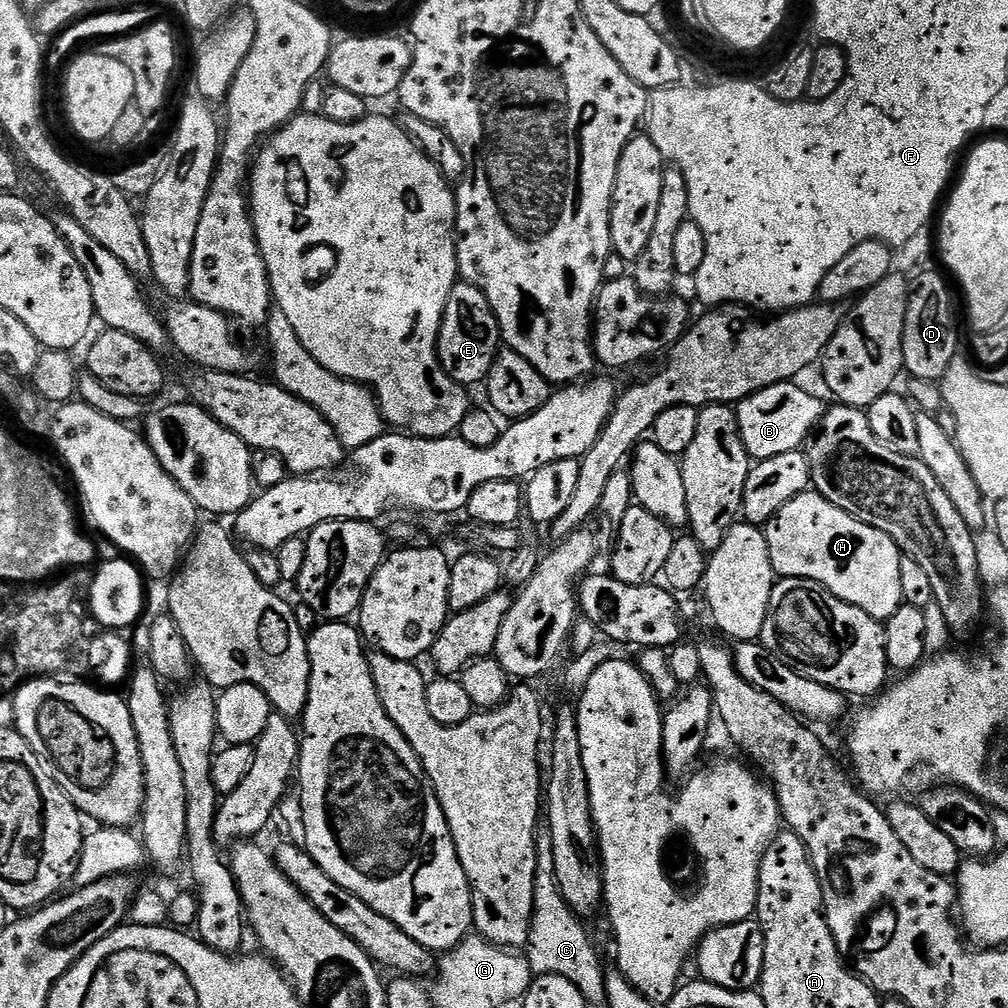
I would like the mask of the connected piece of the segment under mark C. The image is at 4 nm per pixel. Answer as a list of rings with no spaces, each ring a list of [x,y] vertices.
[[[538,826],[535,830],[536,870],[534,884],[534,910],[532,911],[531,930],[528,933],[526,959],[535,975],[562,975],[574,983],[590,1004],[605,1001],[606,968],[603,968],[598,952],[583,924],[581,917],[569,906],[561,894],[554,874],[554,842],[547,826]]]

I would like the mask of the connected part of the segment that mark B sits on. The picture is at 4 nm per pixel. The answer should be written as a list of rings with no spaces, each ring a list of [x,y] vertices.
[[[796,382],[775,384],[735,405],[742,442],[753,461],[759,462],[766,458],[774,458],[778,454],[803,449],[810,433],[819,425],[825,414],[826,404],[798,385]]]

